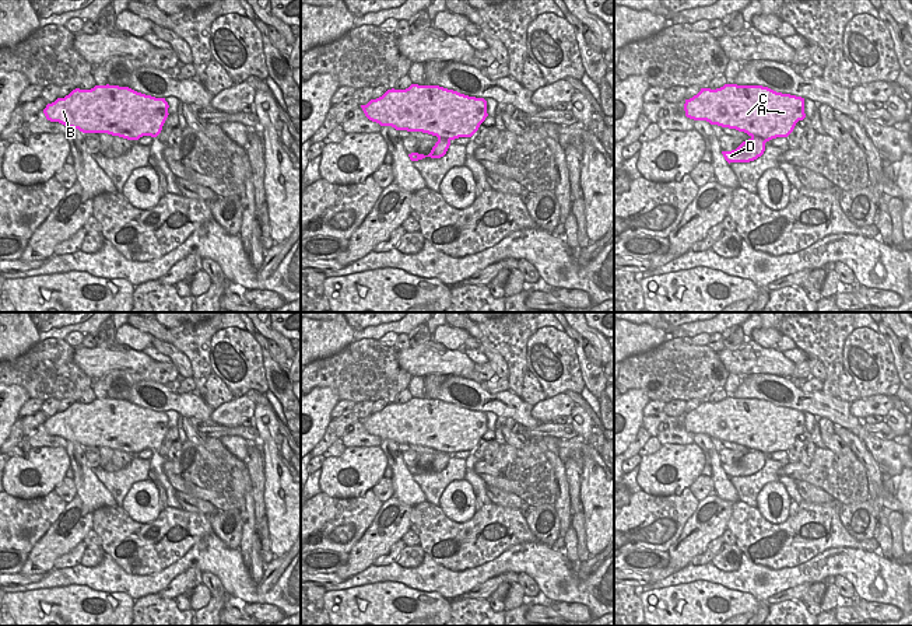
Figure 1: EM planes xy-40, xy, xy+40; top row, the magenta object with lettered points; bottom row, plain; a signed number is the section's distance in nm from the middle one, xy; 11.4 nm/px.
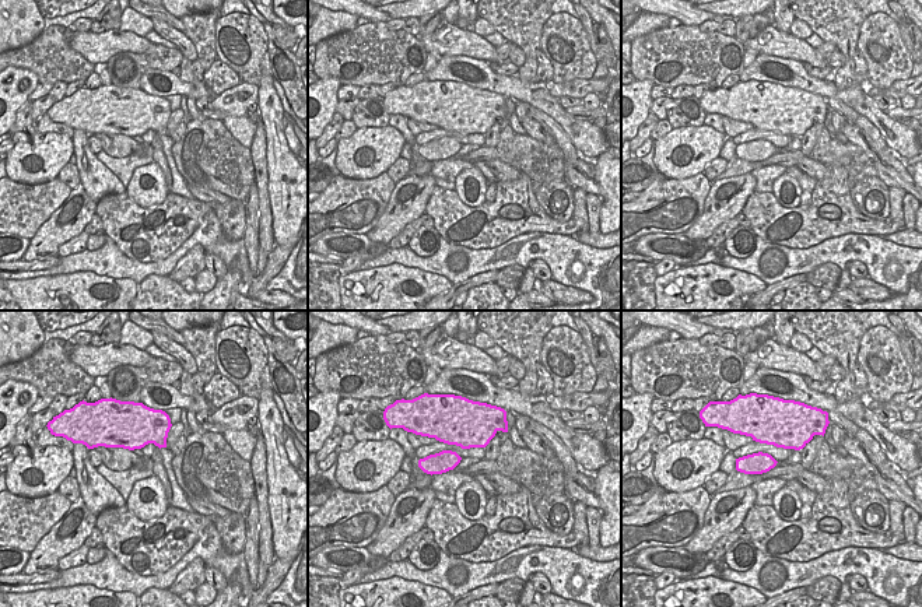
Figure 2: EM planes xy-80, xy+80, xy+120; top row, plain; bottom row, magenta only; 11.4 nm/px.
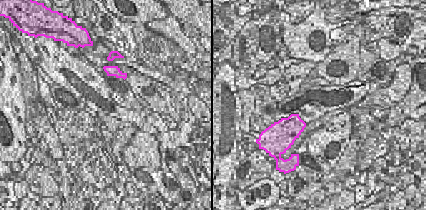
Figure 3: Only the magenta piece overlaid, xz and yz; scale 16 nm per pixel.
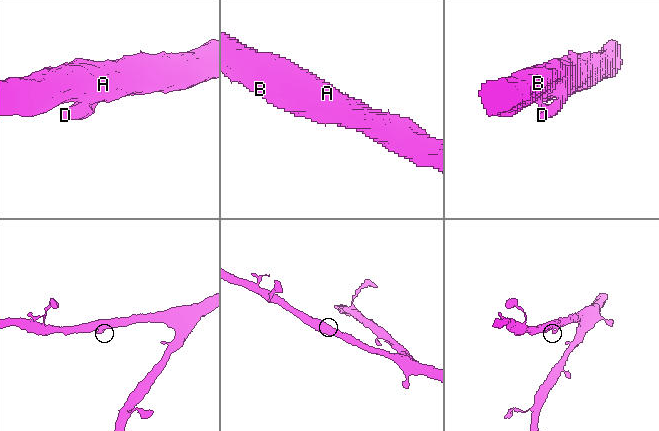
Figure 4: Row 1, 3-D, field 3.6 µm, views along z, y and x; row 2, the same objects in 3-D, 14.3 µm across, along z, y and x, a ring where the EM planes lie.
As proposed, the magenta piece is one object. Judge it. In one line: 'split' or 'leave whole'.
leave whole

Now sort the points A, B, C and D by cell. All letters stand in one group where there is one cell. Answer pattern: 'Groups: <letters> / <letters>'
Groups: A B C D.

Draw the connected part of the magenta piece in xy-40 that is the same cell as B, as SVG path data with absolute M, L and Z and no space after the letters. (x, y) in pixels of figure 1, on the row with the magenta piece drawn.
M95 85L73 90L64 98L48 104L48 120L83 133L108 133L127 140L157 137L168 118L168 102L129 87Z

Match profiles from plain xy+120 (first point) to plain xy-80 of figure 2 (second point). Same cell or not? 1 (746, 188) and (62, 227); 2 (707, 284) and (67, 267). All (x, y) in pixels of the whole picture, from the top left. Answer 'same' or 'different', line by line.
1: same
2: different

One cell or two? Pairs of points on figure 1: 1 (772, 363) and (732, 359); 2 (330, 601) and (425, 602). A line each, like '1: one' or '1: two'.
1: one
2: one

